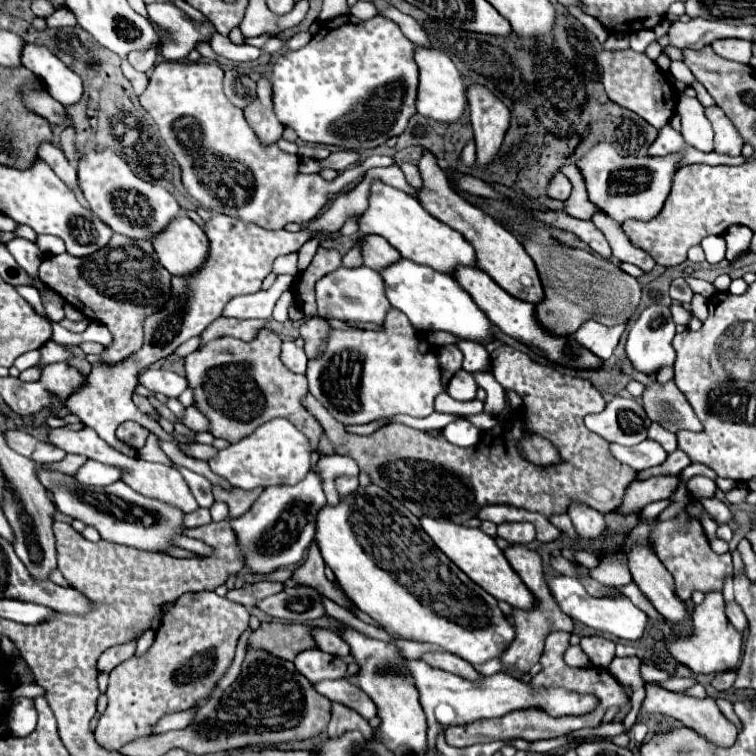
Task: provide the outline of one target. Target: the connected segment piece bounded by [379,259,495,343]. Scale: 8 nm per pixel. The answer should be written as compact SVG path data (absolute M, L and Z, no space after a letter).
M399 259L397 263L381 269L379 275L383 277L385 295L389 303L395 309L403 311L415 329L449 331L457 337L477 343L495 337L493 323L475 305L475 301L459 287L459 283L453 277L443 277L443 273L435 273L433 269L427 269L427 265L415 265L413 261L407 259Z

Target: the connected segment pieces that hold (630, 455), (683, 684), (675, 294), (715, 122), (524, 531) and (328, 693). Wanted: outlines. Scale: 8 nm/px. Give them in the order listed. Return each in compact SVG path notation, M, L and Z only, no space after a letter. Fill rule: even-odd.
M645 439L643 443L635 445L635 447L623 447L623 445L613 443L611 445L611 453L621 463L625 463L625 465L637 469L637 471L643 471L643 469L649 469L649 467L657 467L667 459L665 449L659 443L651 441L651 439Z
M671 677L671 679L659 682L659 686L667 689L667 691L679 691L679 689L687 689L691 687L695 681L693 679L679 679L679 677Z
M679 277L679 279L675 279L675 281L673 281L673 285L671 285L669 293L671 293L673 301L683 303L683 305L689 305L689 303L691 303L691 299L693 299L693 295L695 295L683 277Z
M717 105L707 107L705 109L705 117L709 119L709 123L715 129L715 143L717 143L717 153L725 153L731 157L741 155L741 147L743 147L743 137L739 137L739 131L735 129L735 125L731 125L729 117L723 113L723 109L719 109Z
M501 523L497 533L501 539L515 545L527 545L535 539L535 527L531 523Z
M331 679L331 681L317 681L313 685L329 701L347 705L347 707L355 709L359 715L363 715L365 719L377 717L375 703L355 683L351 683L347 679Z

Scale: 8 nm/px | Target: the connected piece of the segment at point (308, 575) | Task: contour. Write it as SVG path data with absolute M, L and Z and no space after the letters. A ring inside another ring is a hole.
M313 543L313 545L309 547L309 557L307 557L307 561L295 571L293 579L299 581L299 583L303 583L303 585L307 585L307 587L317 589L321 595L325 595L327 599L335 601L339 607L343 607L343 609L347 609L347 611L353 613L351 601L325 577L323 569L325 569L323 557L321 557L321 553L319 553L319 547Z

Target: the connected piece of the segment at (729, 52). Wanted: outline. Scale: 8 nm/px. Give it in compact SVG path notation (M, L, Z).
M719 39L713 45L713 51L725 59L739 61L739 63L749 63L751 59L751 41L743 39Z

